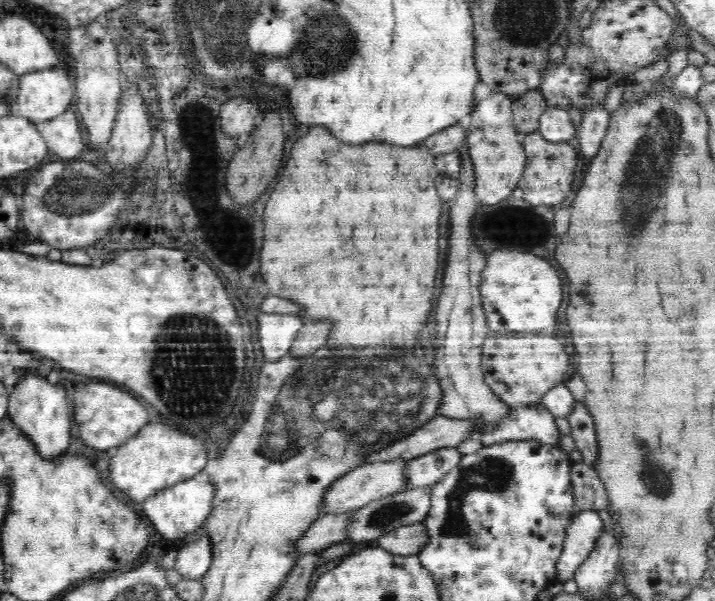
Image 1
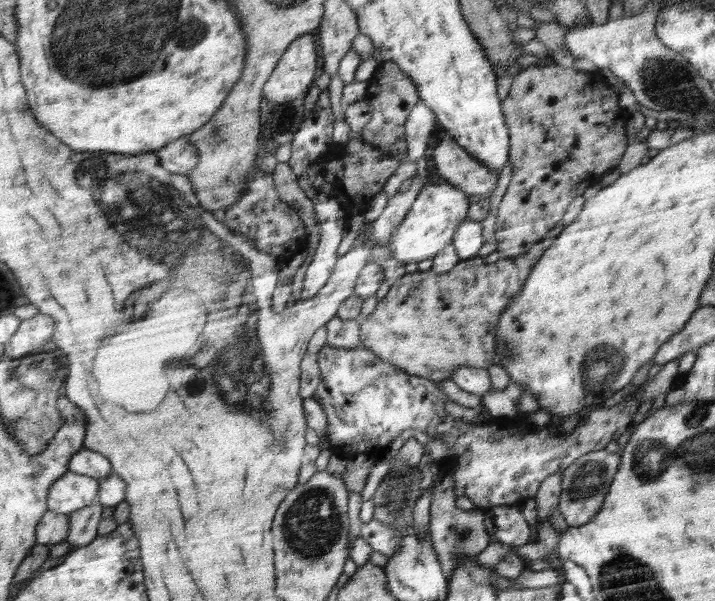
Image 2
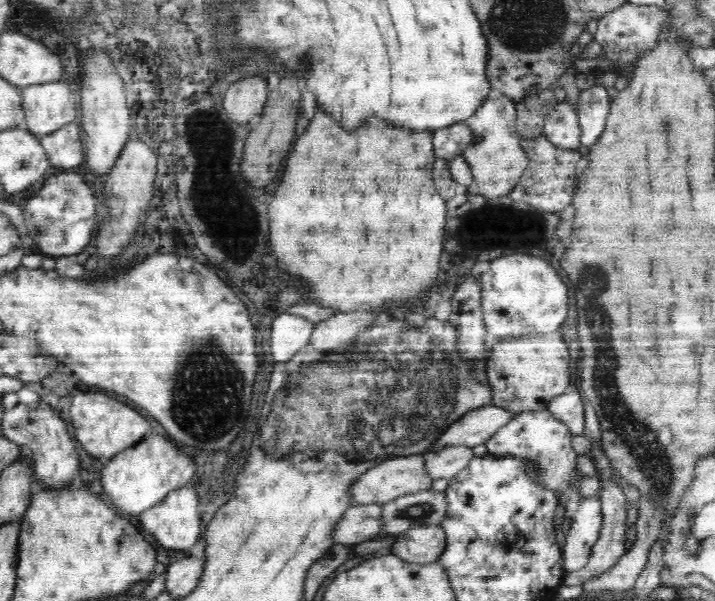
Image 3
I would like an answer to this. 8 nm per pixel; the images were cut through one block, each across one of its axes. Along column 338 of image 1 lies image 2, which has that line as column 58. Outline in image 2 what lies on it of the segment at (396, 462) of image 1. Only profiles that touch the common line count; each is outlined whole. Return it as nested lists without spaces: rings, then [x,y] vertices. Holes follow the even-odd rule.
[[[72,472],[68,478],[60,477],[56,481],[56,490],[52,490],[52,502],[48,502],[48,506],[52,506],[51,512],[58,514],[76,512],[96,500],[99,486],[98,479]]]

